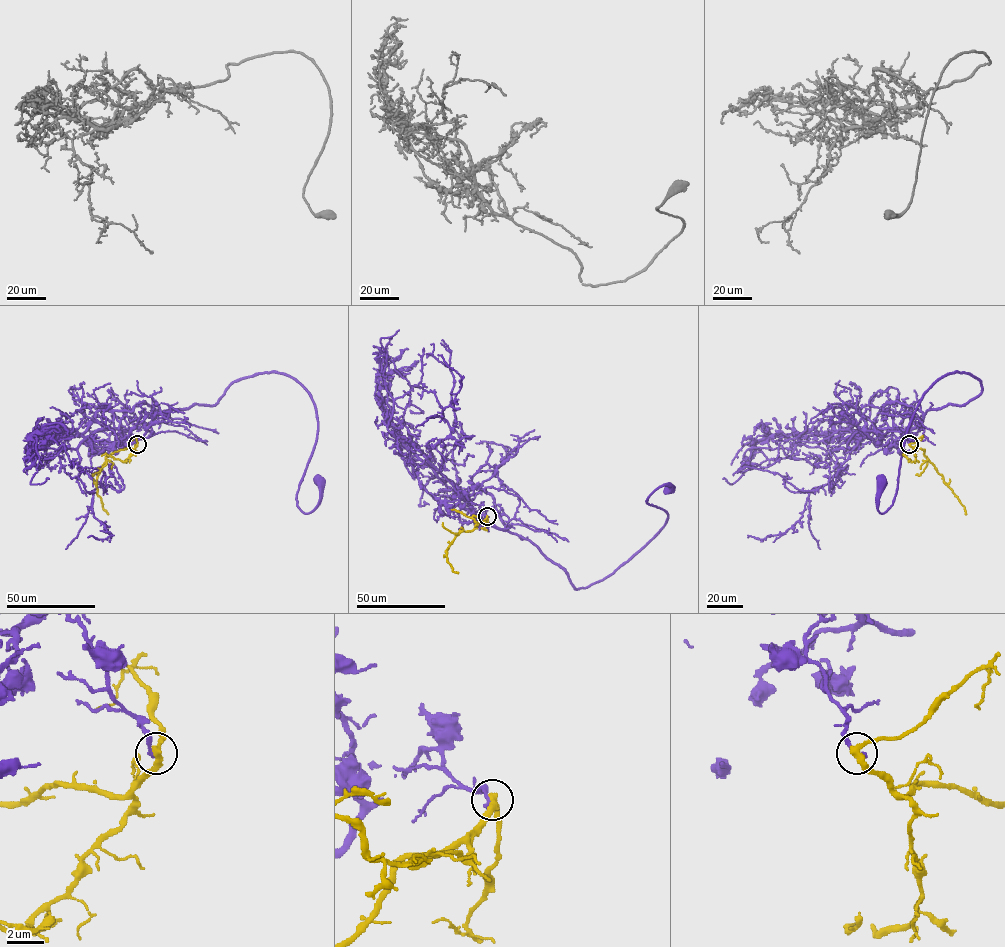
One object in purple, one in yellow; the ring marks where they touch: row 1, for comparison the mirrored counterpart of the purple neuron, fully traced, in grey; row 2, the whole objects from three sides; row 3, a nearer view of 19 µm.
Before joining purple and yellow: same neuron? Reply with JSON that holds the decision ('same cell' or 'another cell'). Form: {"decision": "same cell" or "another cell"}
{"decision": "another cell"}

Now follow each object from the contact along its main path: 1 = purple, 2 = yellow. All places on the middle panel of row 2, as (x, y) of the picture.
1: (486, 516), (479, 515), (530, 540), (584, 588), (663, 527), (667, 514), (646, 501), (669, 487)
2: (486, 516), (472, 530), (457, 533), (446, 550), (447, 561), (453, 571), (458, 573)

